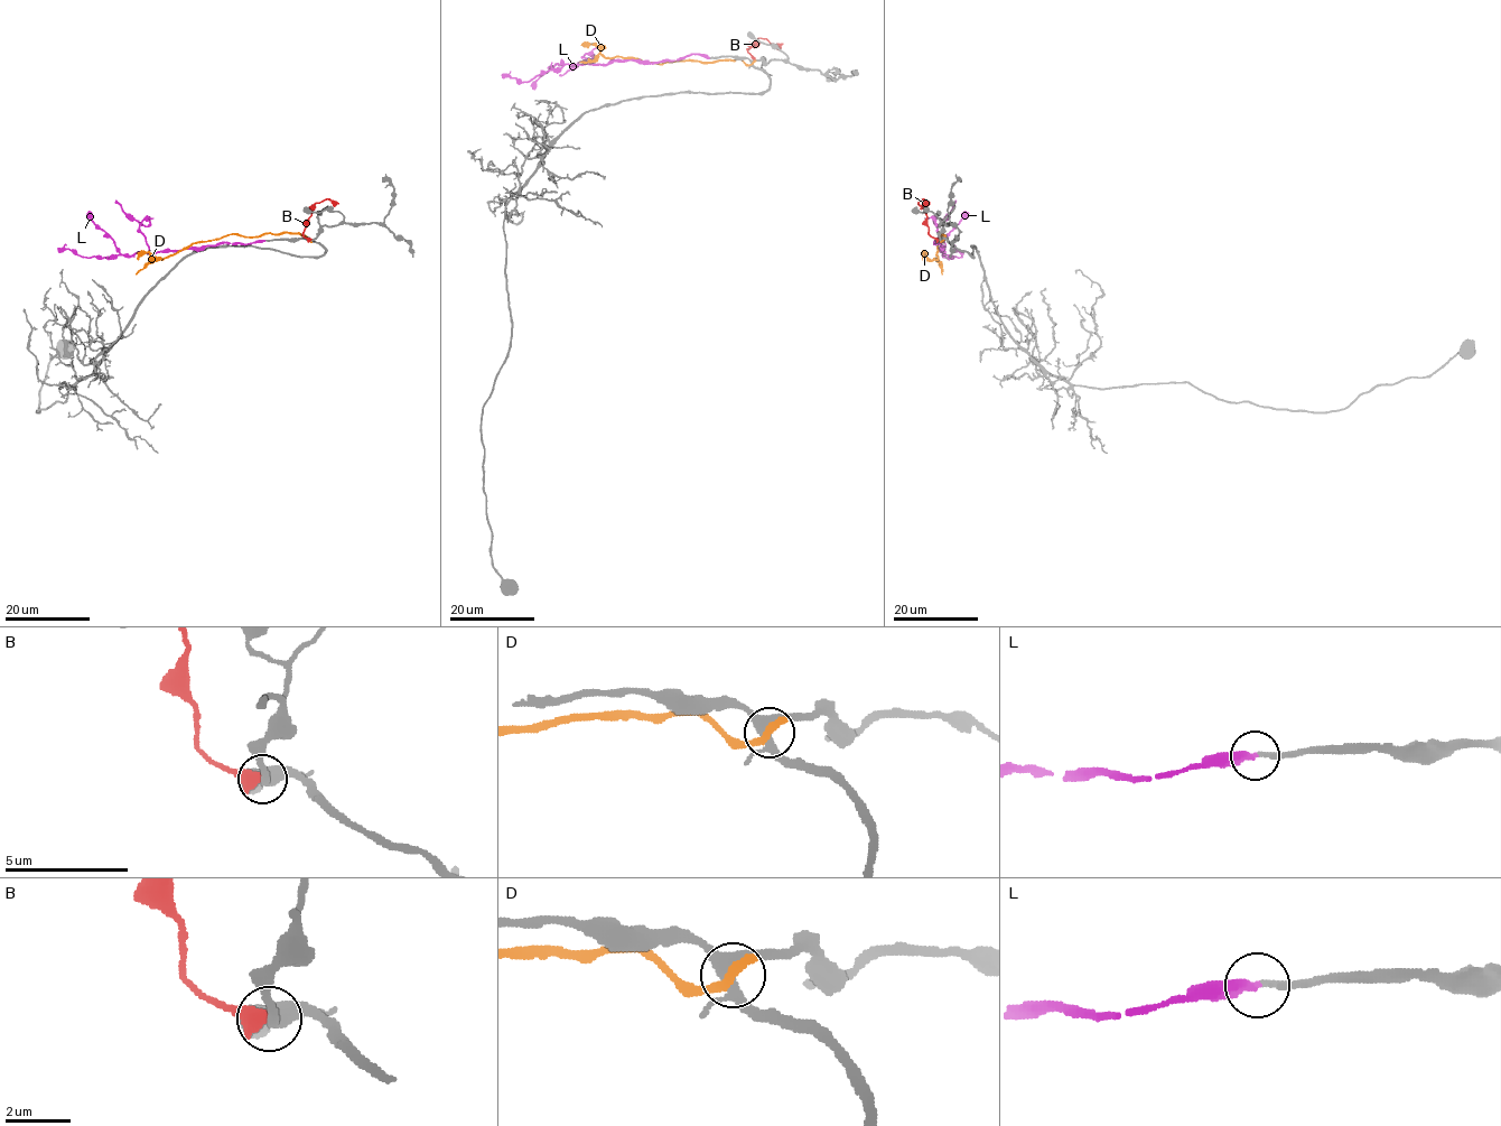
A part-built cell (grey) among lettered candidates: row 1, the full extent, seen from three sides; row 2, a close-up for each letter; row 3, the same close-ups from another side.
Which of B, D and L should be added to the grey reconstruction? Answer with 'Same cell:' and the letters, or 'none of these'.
Same cell: L

